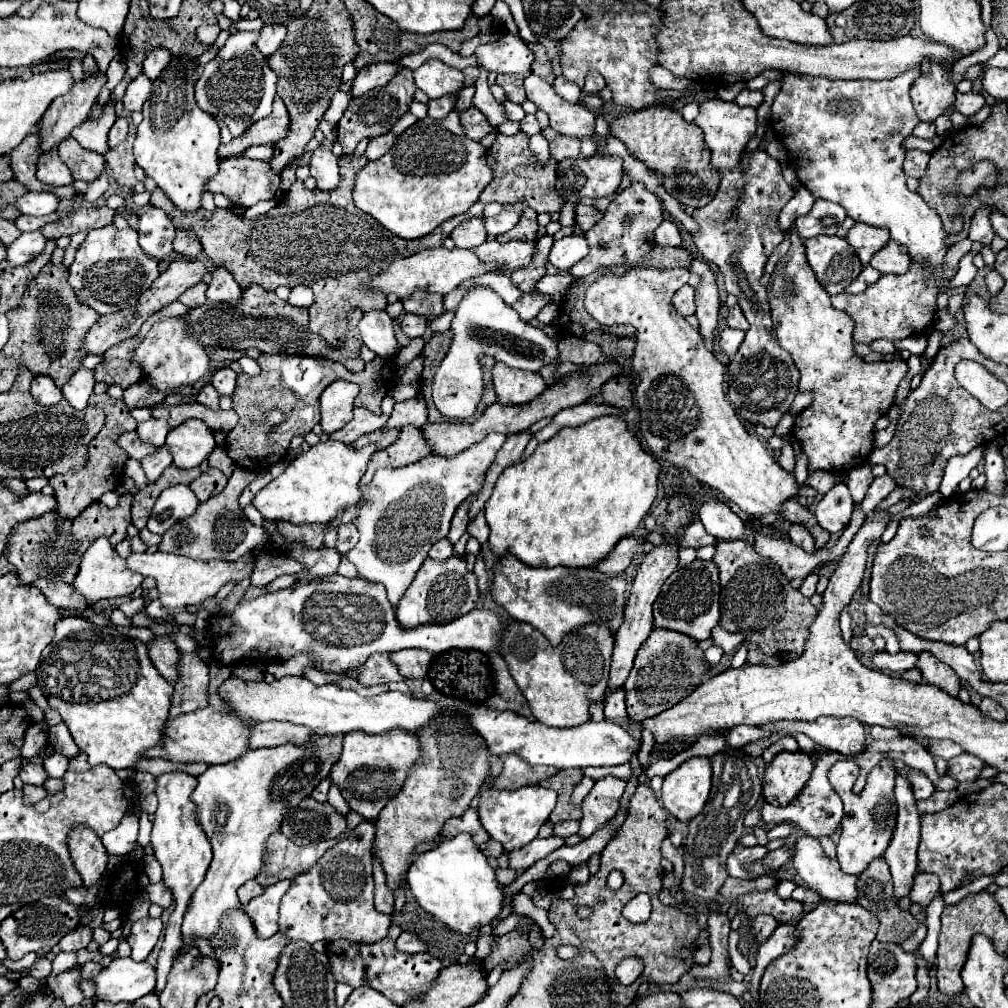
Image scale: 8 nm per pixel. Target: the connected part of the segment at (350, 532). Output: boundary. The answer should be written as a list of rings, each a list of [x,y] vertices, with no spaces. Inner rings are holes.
[[[341,524],[337,528],[337,550],[341,554],[347,554],[357,544],[357,536],[359,536],[359,532],[357,532],[355,524]]]

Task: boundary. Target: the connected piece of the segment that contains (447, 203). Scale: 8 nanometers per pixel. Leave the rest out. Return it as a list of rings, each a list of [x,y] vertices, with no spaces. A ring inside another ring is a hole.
[[[465,86],[459,92],[455,108],[443,120],[427,116],[415,122],[397,136],[395,146],[385,156],[377,162],[367,162],[357,174],[355,206],[407,240],[421,238],[445,220],[469,210],[493,180],[493,170],[485,160],[485,148],[469,140],[459,122],[459,114],[473,106],[473,94],[475,88]]]

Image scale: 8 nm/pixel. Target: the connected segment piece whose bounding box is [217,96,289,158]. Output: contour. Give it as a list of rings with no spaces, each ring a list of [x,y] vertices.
[[[277,96],[277,100],[273,102],[273,112],[267,118],[257,120],[241,136],[233,138],[227,144],[221,144],[217,154],[219,158],[229,158],[229,156],[241,154],[247,146],[273,144],[281,140],[281,136],[285,136],[285,128],[289,128],[289,114],[287,114],[283,100]]]

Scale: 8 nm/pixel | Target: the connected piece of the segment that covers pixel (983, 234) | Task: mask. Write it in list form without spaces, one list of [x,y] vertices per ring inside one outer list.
[[[987,206],[977,208],[973,218],[971,218],[971,228],[969,228],[969,238],[981,242],[983,246],[989,246],[993,236],[995,236],[989,214],[991,214],[991,208],[987,208]]]

